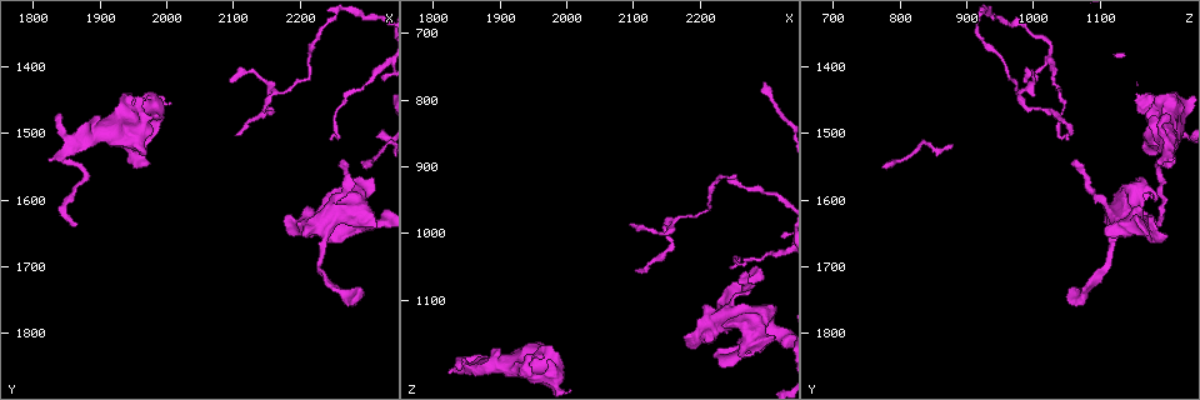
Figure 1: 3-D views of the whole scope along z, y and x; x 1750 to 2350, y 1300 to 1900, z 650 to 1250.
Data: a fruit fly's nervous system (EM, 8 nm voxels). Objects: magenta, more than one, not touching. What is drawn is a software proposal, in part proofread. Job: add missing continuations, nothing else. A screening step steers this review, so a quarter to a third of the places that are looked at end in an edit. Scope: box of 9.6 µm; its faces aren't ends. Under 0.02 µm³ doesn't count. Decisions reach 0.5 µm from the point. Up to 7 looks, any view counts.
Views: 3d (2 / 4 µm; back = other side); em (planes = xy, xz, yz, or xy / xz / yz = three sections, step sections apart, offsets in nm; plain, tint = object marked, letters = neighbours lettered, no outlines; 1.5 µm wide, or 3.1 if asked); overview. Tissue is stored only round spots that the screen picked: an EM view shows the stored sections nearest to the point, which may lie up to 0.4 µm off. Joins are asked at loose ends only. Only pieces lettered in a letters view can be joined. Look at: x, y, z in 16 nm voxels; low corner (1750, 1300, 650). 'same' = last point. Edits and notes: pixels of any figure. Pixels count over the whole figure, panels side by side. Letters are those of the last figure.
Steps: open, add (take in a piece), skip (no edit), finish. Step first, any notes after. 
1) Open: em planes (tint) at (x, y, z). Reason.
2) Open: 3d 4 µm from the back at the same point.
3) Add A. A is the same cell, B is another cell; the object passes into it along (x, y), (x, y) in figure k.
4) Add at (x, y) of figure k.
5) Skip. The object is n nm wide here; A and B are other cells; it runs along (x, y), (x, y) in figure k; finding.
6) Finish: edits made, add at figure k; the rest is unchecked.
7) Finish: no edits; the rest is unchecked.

Open: 3d 2 µm at (1870, 1640, 1190). Tapers out.

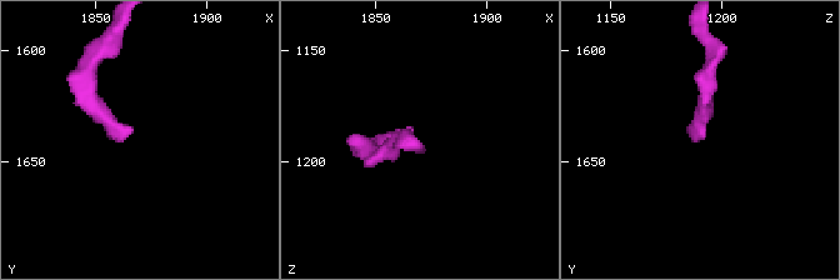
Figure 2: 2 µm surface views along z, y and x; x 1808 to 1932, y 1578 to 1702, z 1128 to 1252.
Open: em xy step 4 (letters) at (1866, 1638, 1184). Now the EM.

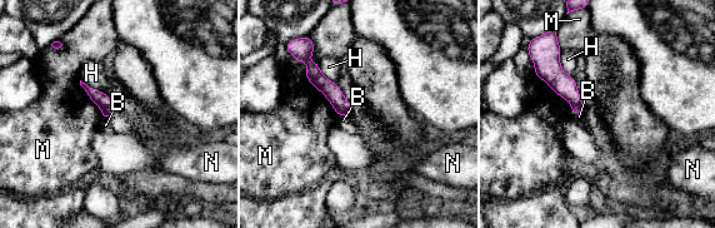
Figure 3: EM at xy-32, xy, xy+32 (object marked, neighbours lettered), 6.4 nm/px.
Skip. B, H, M and N are other cells; a border runs along (115, 110), (108, 119) in figure 3; none of them fits.

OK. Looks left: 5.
Open: em planes (tint) at (2220, 1640, 1180).

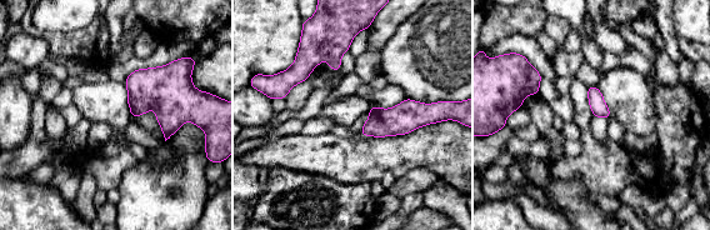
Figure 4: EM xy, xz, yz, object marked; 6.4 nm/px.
Open: em planes (letters) at the same point. What lies round it.

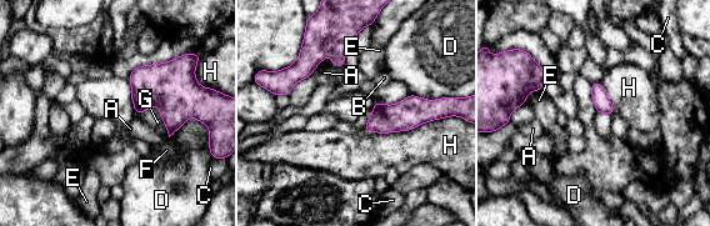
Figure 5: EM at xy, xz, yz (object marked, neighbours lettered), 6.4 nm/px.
Skip. A, B, C, D, E, F, G and H are other cells; a border runs along (441, 117), (408, 130), (369, 132) in figure 5; no lettered piece goes on from it.

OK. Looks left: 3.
Open: 3d 4 µm at (2305, 1570, 1160). Branch stops here.

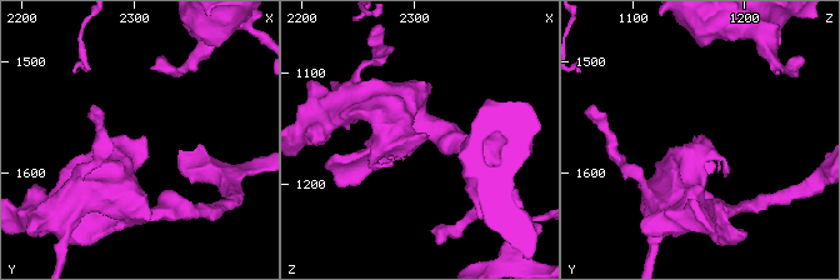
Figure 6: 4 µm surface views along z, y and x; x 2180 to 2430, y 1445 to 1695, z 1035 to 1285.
Open: em planes (letters) at (2304, 1570, 1156).

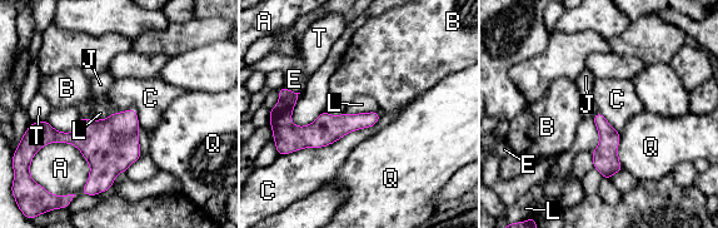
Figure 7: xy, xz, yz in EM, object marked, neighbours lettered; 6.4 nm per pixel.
Skip. The longest contact is with C, 700 nm; A, B, C, E, J, L, Q and T are other cells; none of them fits.

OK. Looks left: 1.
Finish: no edits; the rest is unchecked.

